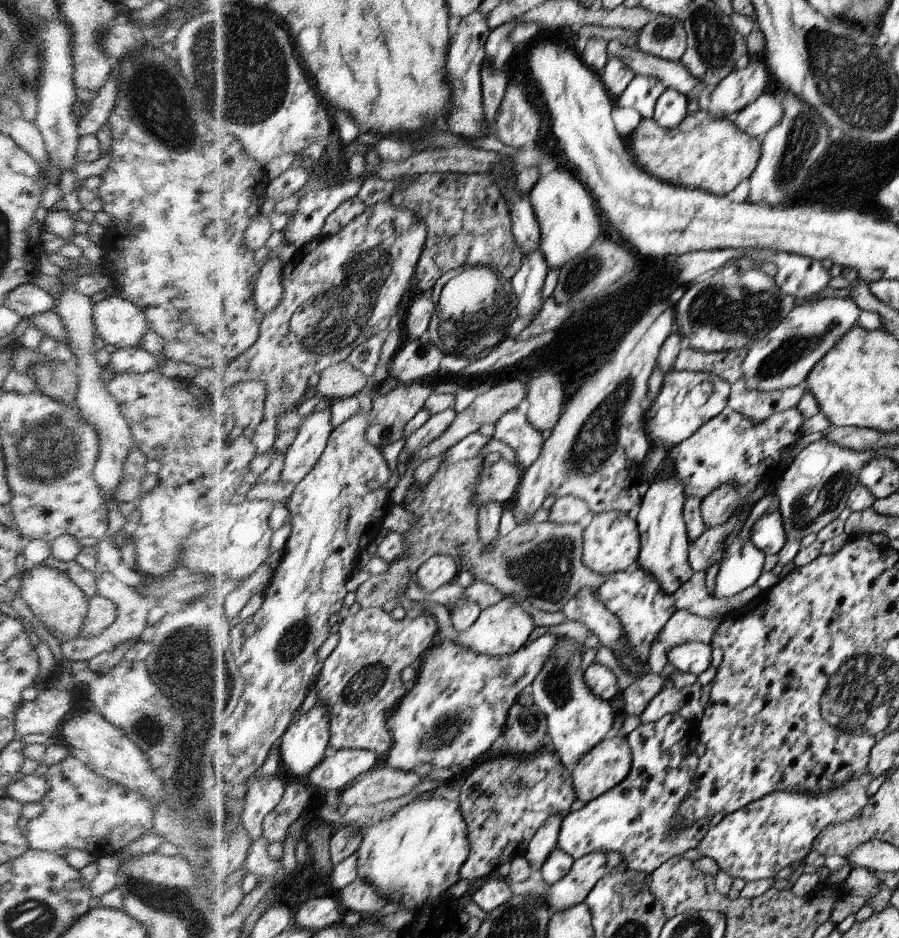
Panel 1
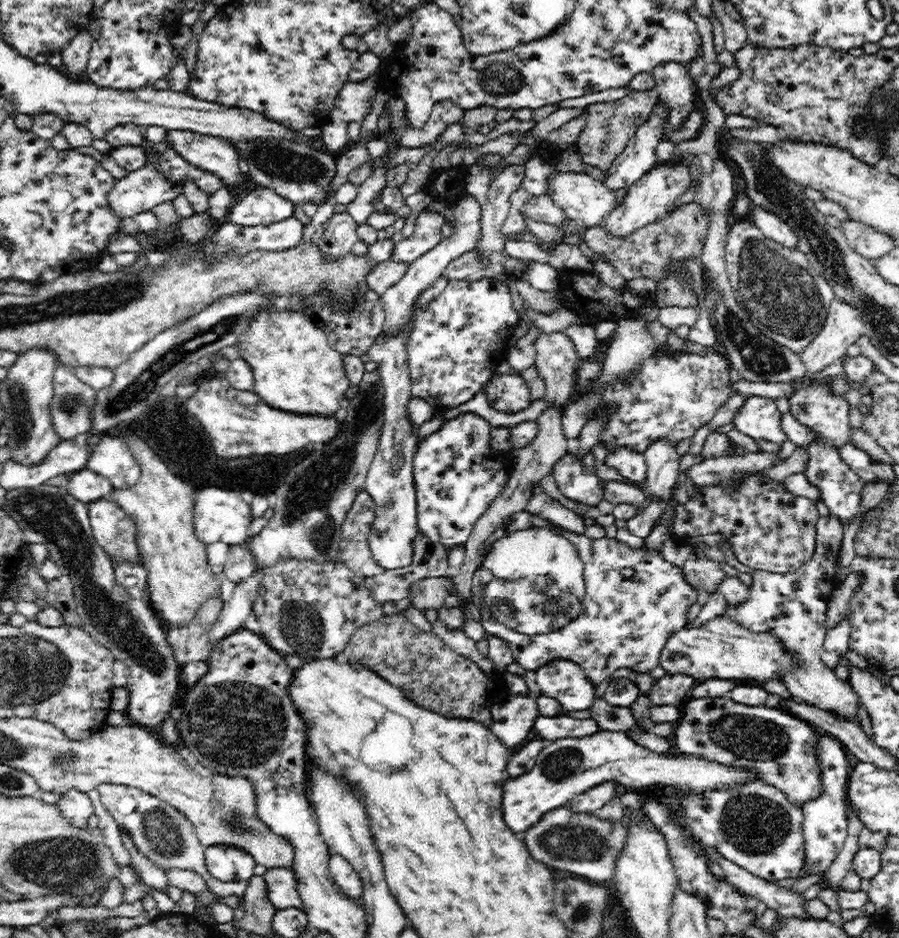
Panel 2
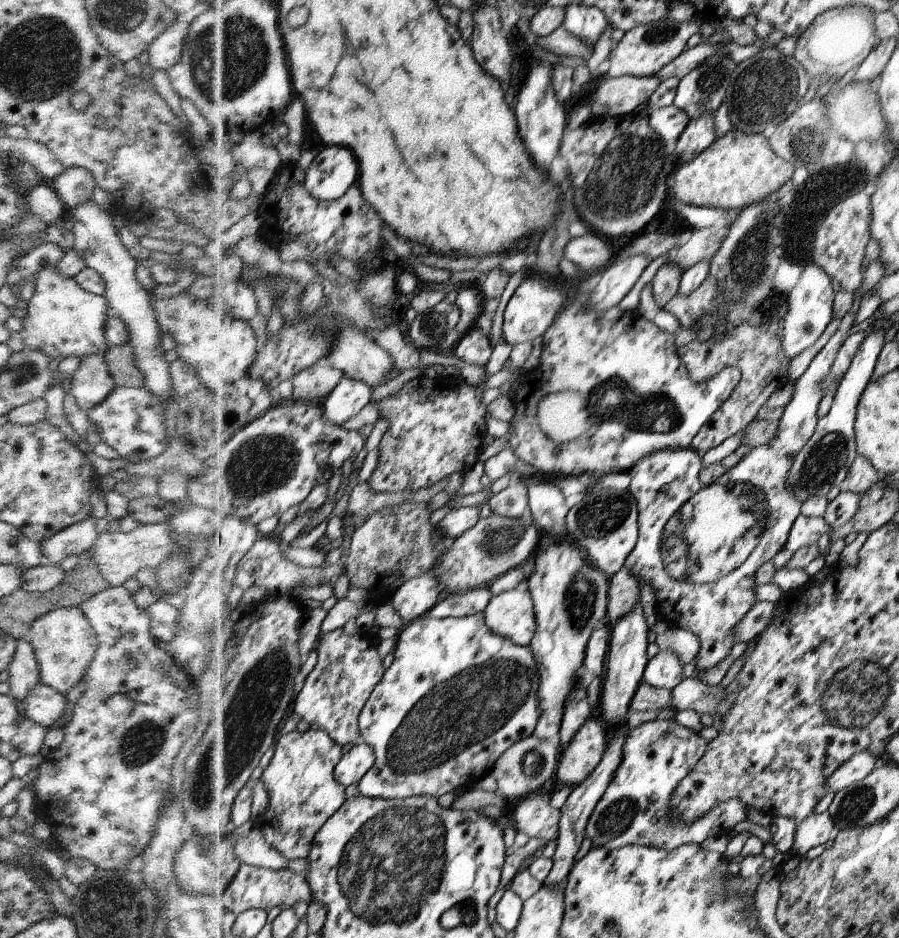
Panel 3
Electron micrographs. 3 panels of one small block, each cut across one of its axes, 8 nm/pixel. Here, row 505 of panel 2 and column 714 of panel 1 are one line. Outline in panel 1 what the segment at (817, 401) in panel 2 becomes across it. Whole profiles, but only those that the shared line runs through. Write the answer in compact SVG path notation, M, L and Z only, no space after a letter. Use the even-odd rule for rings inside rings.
M868 771L850 782L842 775L838 780L842 786L822 794L796 789L773 792L727 814L716 826L710 827L697 848L698 852L715 860L721 870L733 879L742 878L748 883L774 878L782 868L804 861L813 850L814 840L828 826L846 824L858 816L868 804L870 797L866 790L872 780Z

